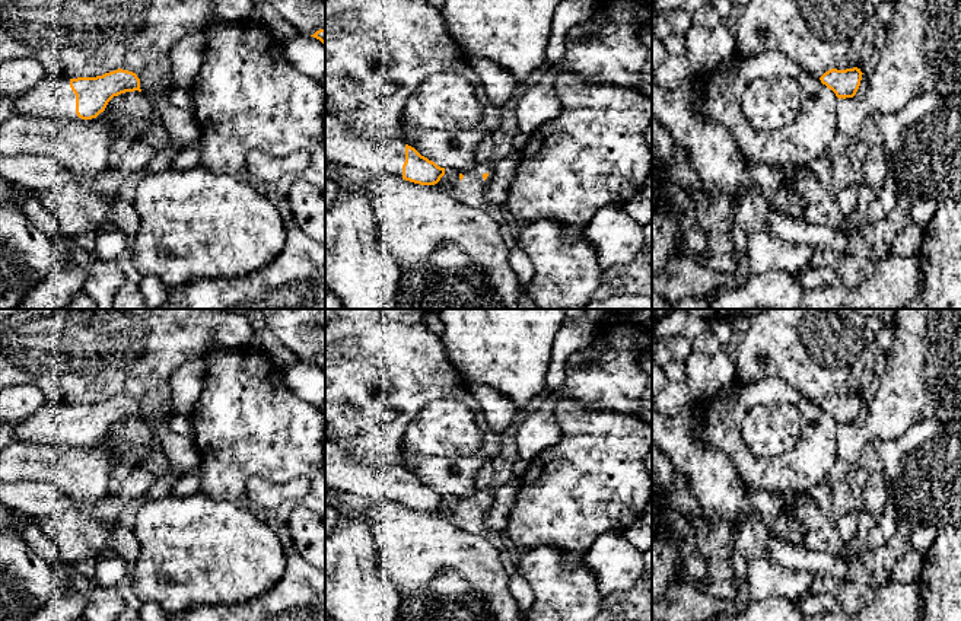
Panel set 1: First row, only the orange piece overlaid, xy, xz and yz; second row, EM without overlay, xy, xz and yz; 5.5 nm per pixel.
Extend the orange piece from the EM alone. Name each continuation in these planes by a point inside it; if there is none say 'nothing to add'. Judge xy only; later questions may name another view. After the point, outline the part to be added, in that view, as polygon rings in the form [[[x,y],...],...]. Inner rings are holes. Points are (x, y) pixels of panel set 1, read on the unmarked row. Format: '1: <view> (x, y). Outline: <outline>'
1: xy (53, 424). Outline: [[[42,404],[31,417],[10,423],[17,442],[47,445],[79,445],[76,421],[67,404]]]

